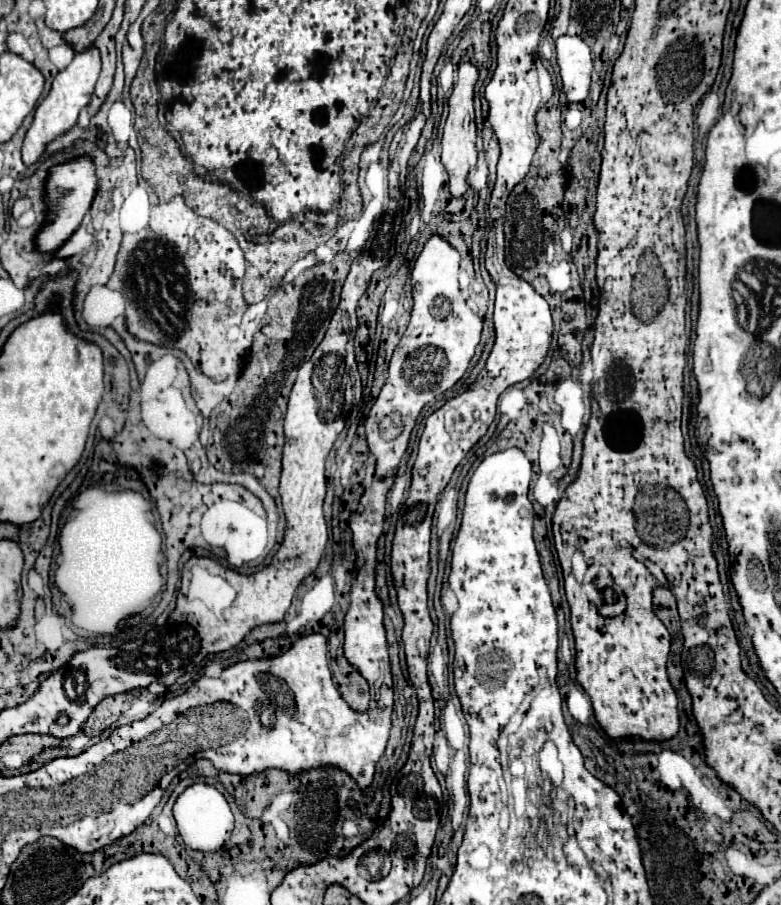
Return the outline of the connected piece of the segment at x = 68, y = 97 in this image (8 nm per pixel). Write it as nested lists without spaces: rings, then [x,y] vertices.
[[[89,46],[85,52],[77,52],[73,62],[55,76],[51,92],[35,108],[33,122],[27,130],[27,136],[25,136],[25,142],[23,142],[23,162],[25,164],[37,162],[39,156],[43,154],[43,150],[45,150],[45,144],[49,140],[53,140],[55,136],[65,134],[77,122],[77,116],[79,116],[81,108],[85,104],[89,104],[89,100],[91,100],[91,94],[93,94],[99,72],[101,72],[101,54],[95,46]]]

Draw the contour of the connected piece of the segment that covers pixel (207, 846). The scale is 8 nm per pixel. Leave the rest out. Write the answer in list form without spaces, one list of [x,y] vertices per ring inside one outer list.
[[[205,782],[191,784],[183,790],[183,794],[179,794],[179,798],[175,800],[175,806],[173,806],[173,816],[177,820],[177,830],[183,838],[183,842],[189,848],[203,850],[203,852],[221,850],[234,829],[234,815],[227,798],[215,786],[205,784]]]

